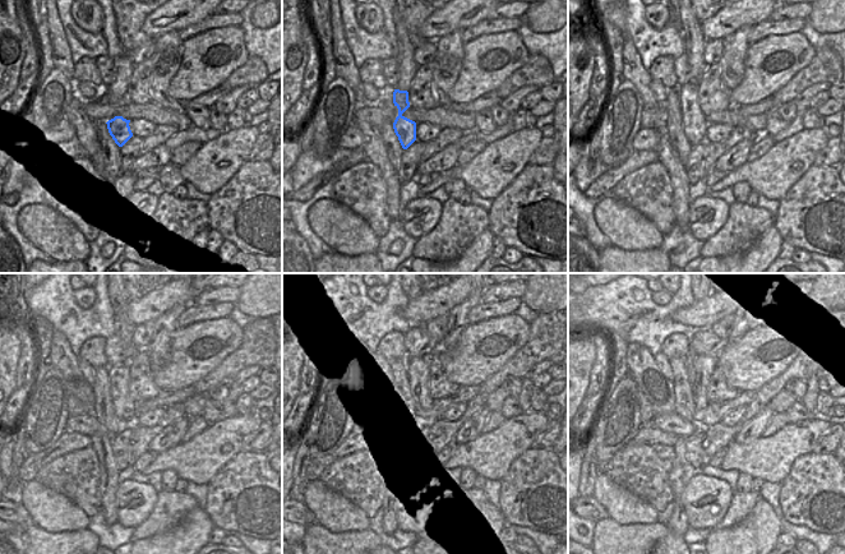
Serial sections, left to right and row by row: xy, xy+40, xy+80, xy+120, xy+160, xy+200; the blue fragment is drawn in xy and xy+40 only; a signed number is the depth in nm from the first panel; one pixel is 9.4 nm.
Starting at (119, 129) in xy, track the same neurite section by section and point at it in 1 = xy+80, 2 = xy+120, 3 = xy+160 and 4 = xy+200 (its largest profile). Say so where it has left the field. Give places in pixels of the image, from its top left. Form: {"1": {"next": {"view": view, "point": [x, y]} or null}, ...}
{"1": {"next": {"view": "xy+80", "point": [695, 124]}}, "2": {"next": {"view": "xy+120", "point": [125, 409]}}, "3": {"next": {"view": "xy+160", "point": [412, 370]}}, "4": {"next": {"view": "xy+200", "point": [698, 372]}}}

